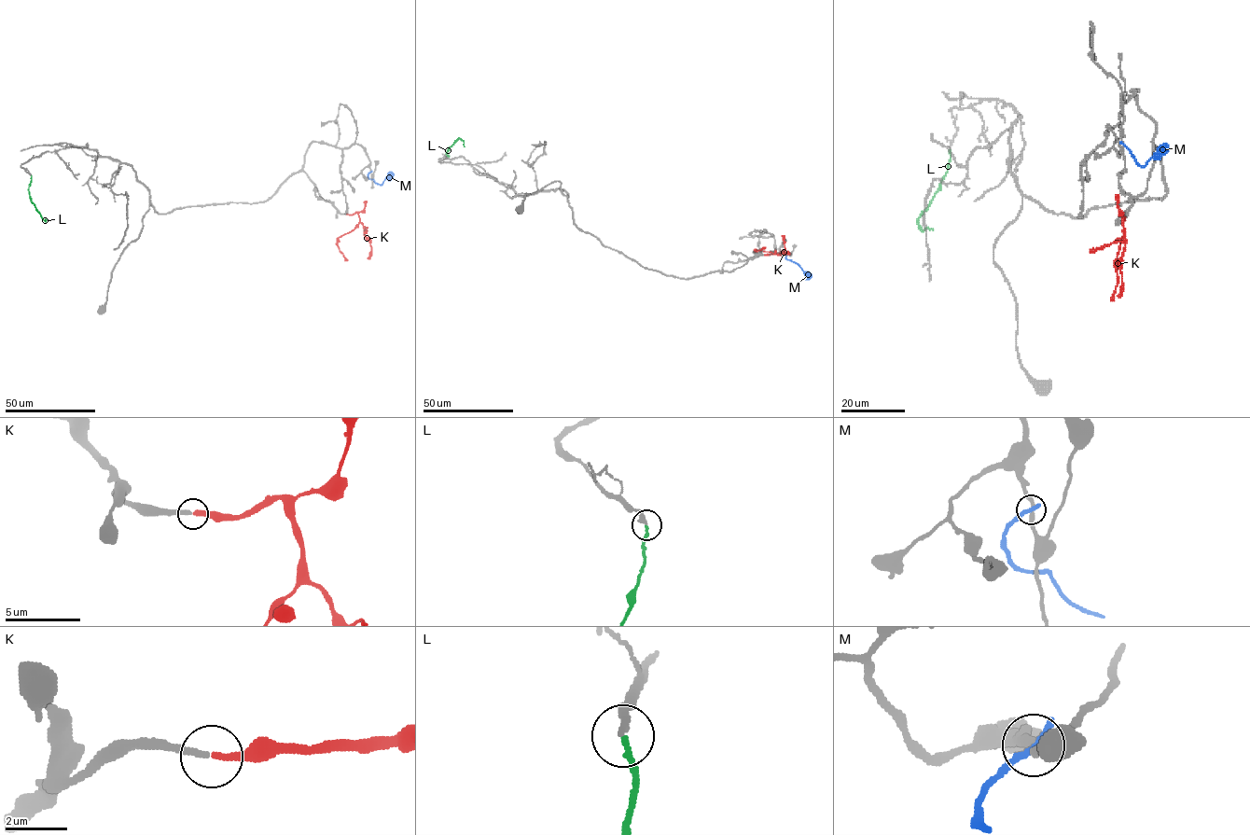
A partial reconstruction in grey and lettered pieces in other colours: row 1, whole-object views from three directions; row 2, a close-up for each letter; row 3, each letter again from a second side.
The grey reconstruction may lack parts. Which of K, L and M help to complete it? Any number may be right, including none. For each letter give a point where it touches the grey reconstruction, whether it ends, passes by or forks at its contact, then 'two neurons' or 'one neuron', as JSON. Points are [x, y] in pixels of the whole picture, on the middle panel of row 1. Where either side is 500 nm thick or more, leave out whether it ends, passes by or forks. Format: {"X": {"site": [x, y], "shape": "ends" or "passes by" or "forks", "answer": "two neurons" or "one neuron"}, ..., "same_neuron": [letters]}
{"K": {"site": [764, 255], "shape": "ends", "answer": "one neuron"}, "L": {"site": [449, 156], "shape": "ends", "answer": "two neurons"}, "M": {"site": [788, 254], "shape": "ends", "answer": "two neurons"}, "same_neuron": ["K"]}

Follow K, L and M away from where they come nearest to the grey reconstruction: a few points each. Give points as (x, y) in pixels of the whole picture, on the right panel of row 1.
K: (1124, 218), (1124, 234), (1116, 260), (1118, 283), (1110, 300)
L: (949, 150), (951, 158), (938, 190), (917, 220), (922, 230), (933, 229)
M: (1122, 144), (1141, 166), (1165, 146)

